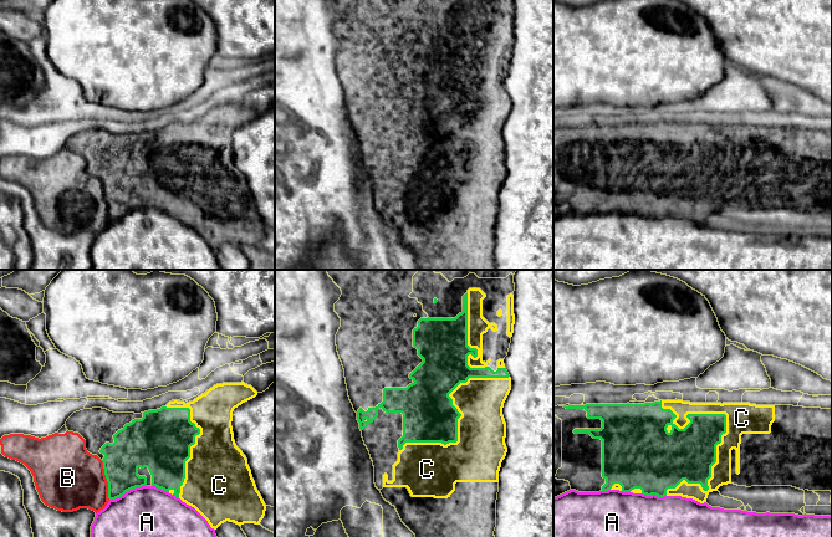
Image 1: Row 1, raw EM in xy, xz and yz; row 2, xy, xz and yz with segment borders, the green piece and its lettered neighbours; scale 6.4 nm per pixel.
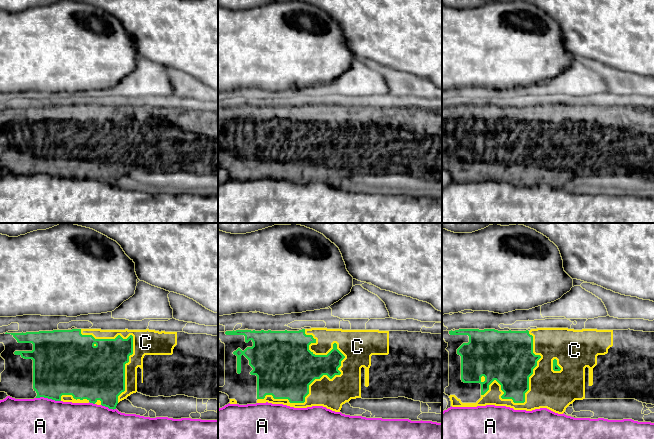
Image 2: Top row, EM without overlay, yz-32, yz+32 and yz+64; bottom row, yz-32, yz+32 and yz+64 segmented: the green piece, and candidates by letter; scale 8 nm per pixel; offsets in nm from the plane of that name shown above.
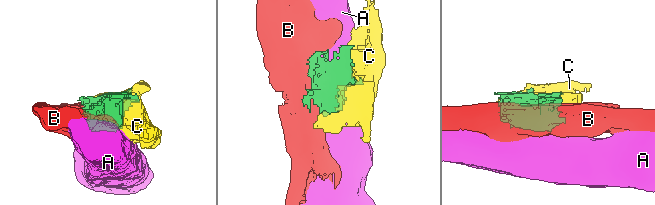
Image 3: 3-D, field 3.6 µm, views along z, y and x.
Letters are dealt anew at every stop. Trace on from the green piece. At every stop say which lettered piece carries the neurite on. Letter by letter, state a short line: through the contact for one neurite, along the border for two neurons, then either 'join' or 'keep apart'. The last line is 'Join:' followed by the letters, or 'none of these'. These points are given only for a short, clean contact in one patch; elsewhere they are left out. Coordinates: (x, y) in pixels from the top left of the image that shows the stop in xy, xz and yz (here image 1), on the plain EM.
A: keep apart
B: keep apart
C: join
Join: C

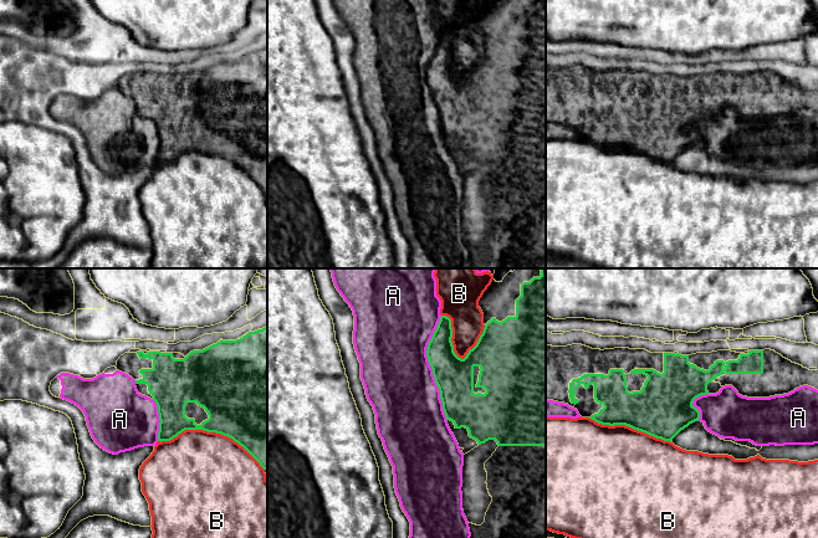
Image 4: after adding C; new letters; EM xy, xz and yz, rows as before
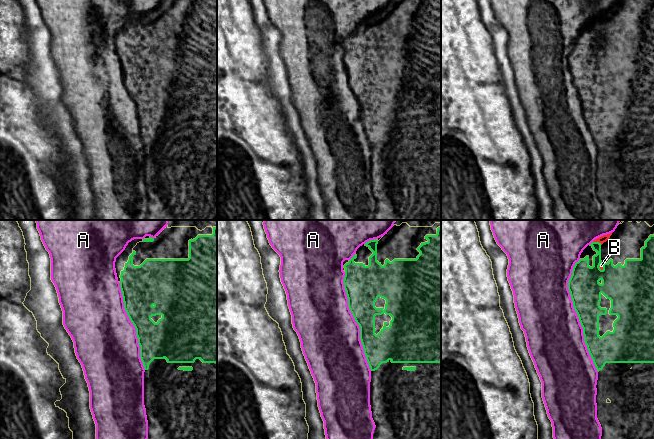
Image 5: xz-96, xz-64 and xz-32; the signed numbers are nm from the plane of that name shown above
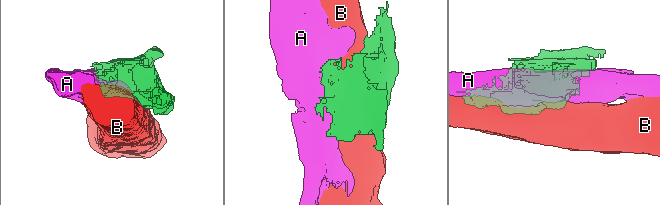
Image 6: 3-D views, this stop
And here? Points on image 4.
A: keep apart
B: keep apart
Join: none of these

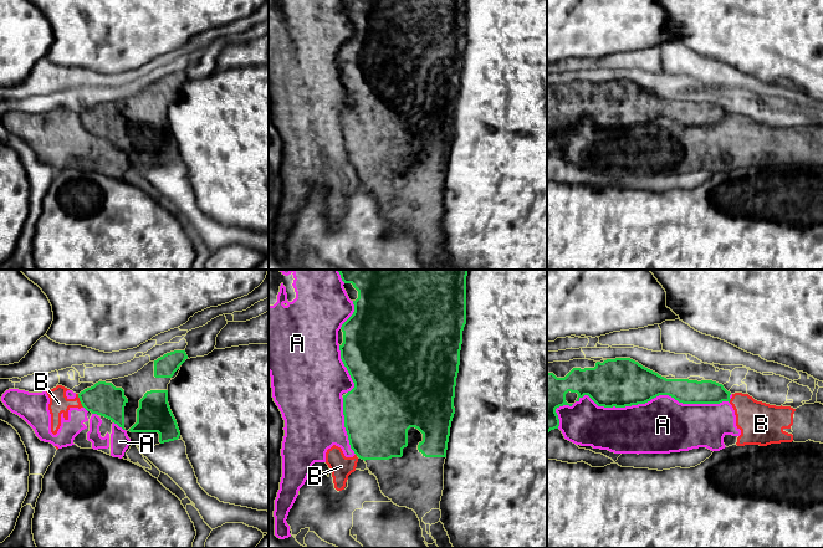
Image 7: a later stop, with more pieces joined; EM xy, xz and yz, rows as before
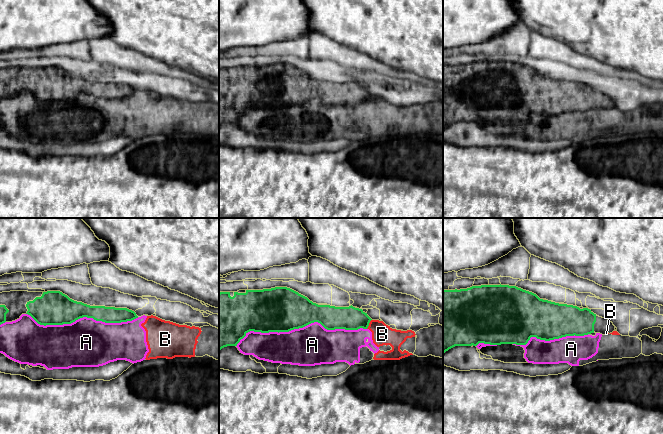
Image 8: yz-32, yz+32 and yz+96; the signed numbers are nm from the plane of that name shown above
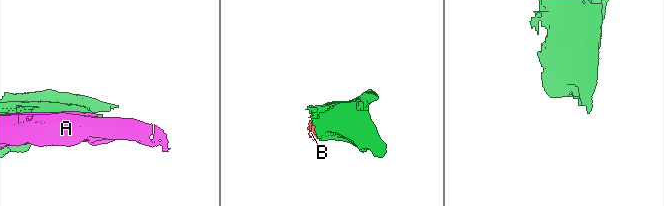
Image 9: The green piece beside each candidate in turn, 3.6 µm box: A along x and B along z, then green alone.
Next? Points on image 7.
A: keep apart
B: line xy (77, 116), (83, 128); keep apart
Join: none of these

